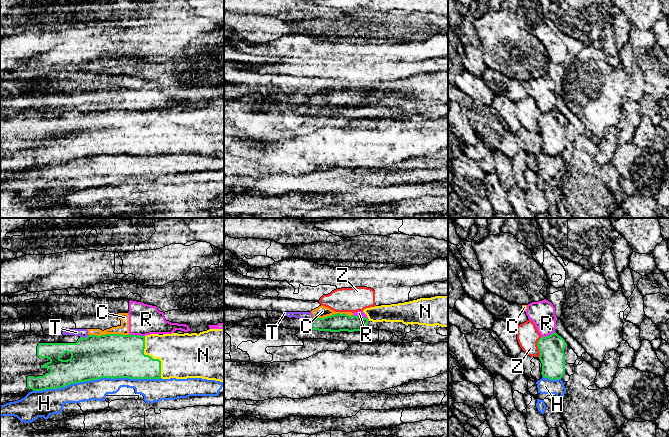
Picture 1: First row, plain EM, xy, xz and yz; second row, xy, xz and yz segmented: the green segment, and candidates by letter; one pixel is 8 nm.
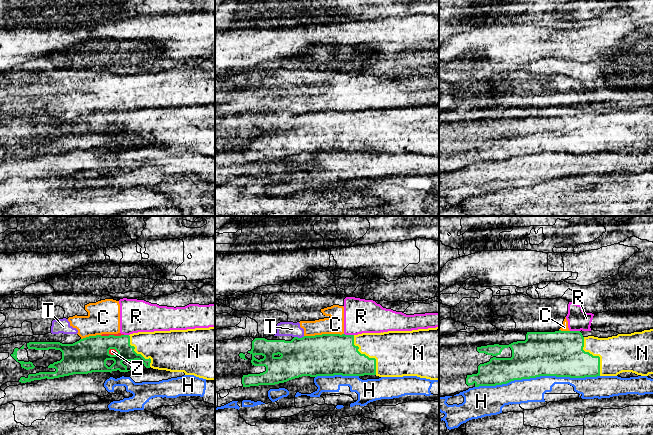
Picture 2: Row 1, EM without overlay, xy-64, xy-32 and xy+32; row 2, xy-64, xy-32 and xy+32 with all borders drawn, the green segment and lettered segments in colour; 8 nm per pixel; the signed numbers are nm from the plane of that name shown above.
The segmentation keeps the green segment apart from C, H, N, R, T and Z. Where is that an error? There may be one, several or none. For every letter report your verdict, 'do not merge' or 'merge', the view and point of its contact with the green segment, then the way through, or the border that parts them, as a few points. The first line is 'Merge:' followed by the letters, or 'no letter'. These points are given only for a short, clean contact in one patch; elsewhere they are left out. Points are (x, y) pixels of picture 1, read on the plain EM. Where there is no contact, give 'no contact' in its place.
Merge: N
C: do not merge; contact xy (108, 110); border xy (128, 109), (89, 111)
H: do not merge; contact xy (96, 155)
N: merge; contact xy (151, 133); way xy (120, 132), (151, 133), (182, 132)
R: do not merge; contact xy (137, 111); border xy (129, 109), (144, 112)
T: do not merge; contact xy (84, 114); border xy (88, 110), (85, 113), (80, 113)
Z: do not merge; contact yz (538, 123); border yz (541, 113), (537, 118), (538, 132)

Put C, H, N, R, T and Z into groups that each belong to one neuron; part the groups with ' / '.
C R T / H / N / Z

